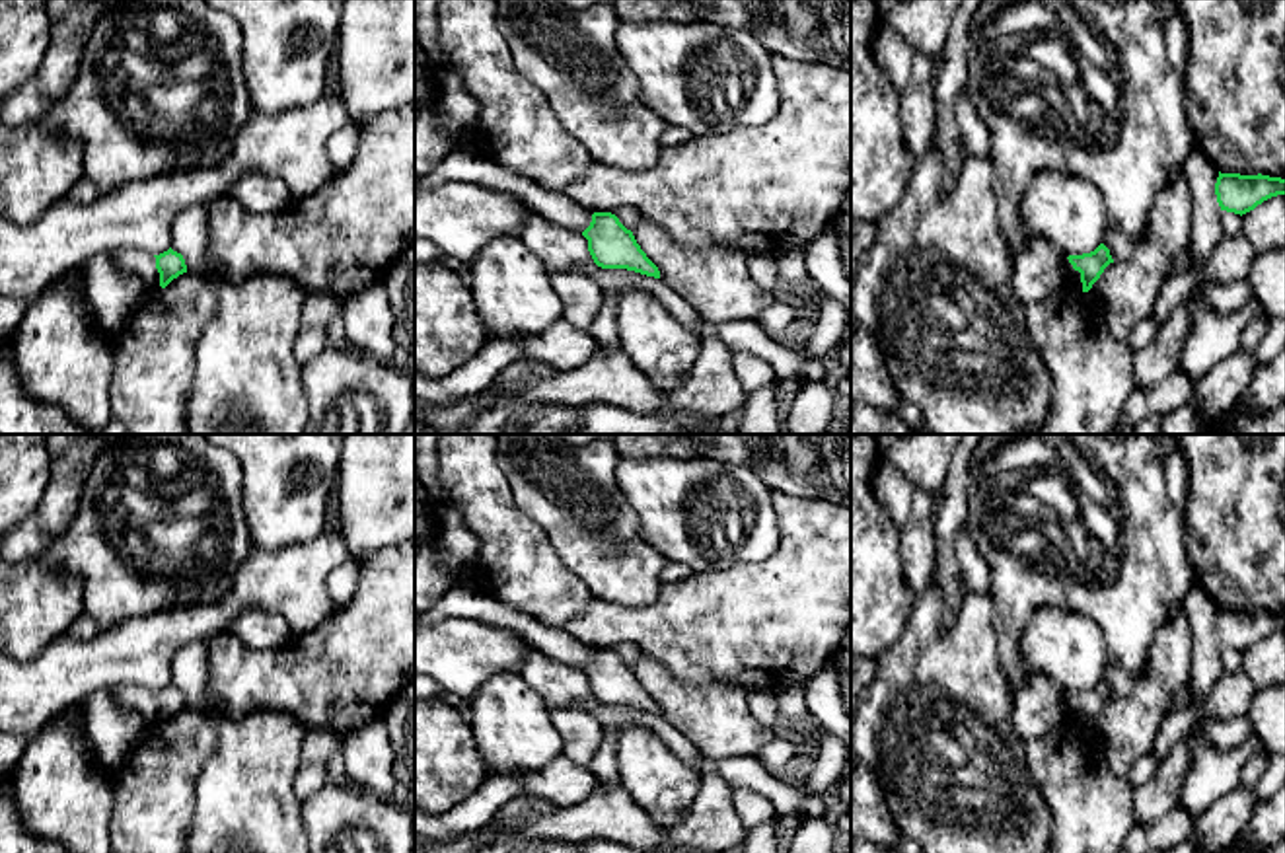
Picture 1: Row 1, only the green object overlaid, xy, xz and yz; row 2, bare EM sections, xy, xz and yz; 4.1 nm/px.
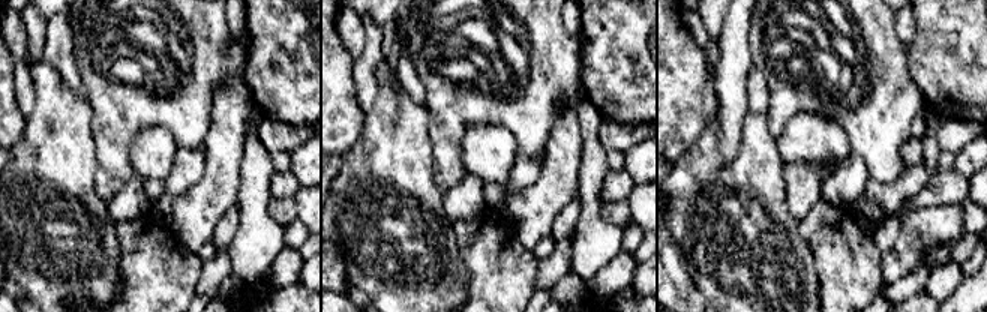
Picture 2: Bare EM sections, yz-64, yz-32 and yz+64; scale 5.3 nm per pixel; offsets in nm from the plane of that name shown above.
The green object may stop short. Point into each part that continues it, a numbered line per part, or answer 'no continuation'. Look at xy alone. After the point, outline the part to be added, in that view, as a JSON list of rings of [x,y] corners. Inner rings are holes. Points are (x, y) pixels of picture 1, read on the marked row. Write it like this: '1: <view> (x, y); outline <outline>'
1: xy (131, 259); outline [[[119,247],[113,249],[115,263],[132,275],[138,275],[150,292],[160,290],[160,273],[156,269],[156,257],[152,253],[134,249],[134,247]]]

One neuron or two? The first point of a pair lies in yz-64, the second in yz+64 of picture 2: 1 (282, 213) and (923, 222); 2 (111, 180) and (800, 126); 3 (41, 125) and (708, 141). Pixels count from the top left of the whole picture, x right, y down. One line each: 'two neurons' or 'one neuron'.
1: one neuron
2: two neurons
3: one neuron

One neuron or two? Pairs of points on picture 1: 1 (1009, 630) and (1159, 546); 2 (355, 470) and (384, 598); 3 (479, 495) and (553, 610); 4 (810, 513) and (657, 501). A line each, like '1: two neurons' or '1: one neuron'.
1: one neuron
2: two neurons
3: one neuron
4: two neurons

